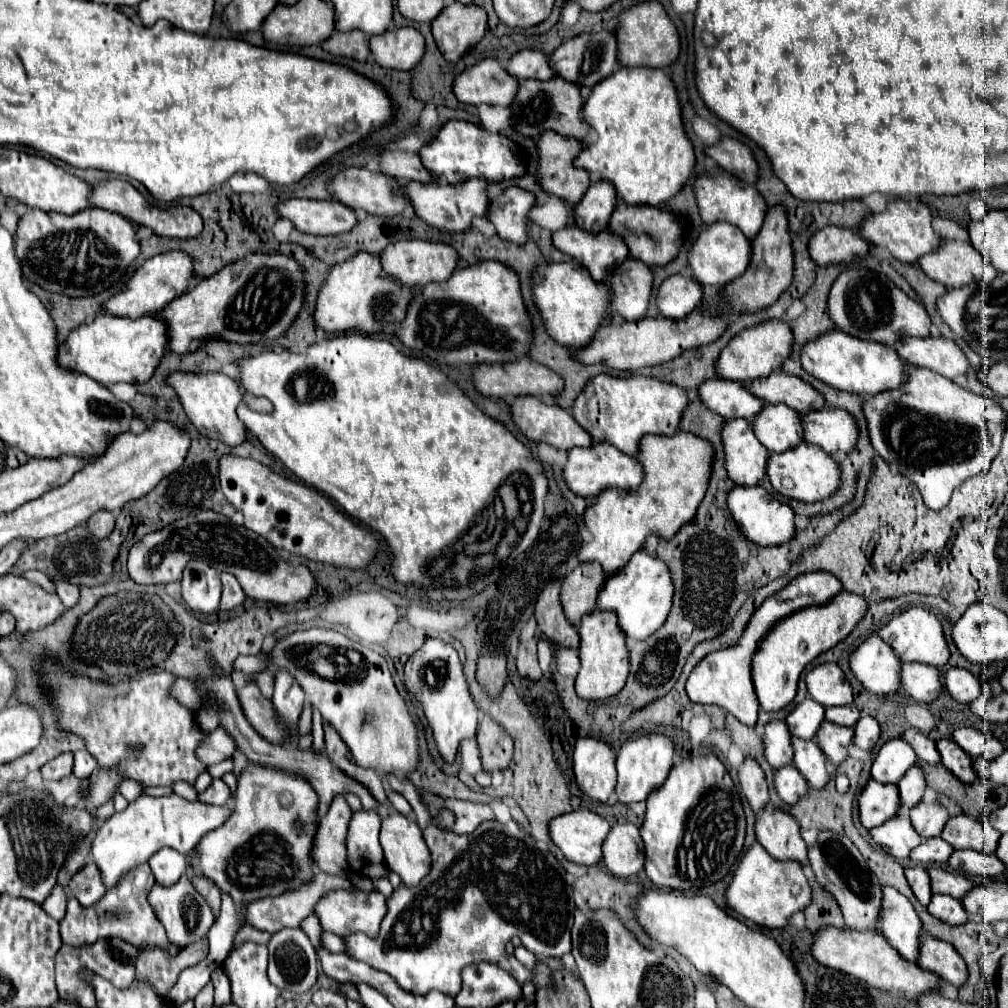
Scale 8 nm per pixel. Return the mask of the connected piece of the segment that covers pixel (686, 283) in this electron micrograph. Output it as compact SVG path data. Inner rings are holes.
M672 275L668 277L656 295L658 313L666 319L682 319L698 307L702 301L702 285L692 277Z

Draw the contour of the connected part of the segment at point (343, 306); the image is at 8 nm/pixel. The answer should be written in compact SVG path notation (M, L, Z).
M362 251L356 253L352 259L332 267L316 299L316 309L312 313L314 325L326 333L378 333L386 327L390 327L392 331L394 325L400 323L406 315L408 301L418 291L420 289L402 289L398 281L382 273L382 267L378 265L378 255L368 255Z

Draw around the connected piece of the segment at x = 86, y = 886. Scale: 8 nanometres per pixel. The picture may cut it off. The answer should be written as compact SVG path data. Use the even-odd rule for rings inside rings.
M90 863L76 873L70 881L70 889L74 897L80 897L84 907L98 903L106 895L106 885L102 883L102 875L96 863Z

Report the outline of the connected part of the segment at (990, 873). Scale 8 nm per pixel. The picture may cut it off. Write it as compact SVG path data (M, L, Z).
M954 851L948 859L948 867L966 873L966 875L980 875L980 877L998 877L1000 873L1006 871L1002 861L994 855L984 855L978 851Z

